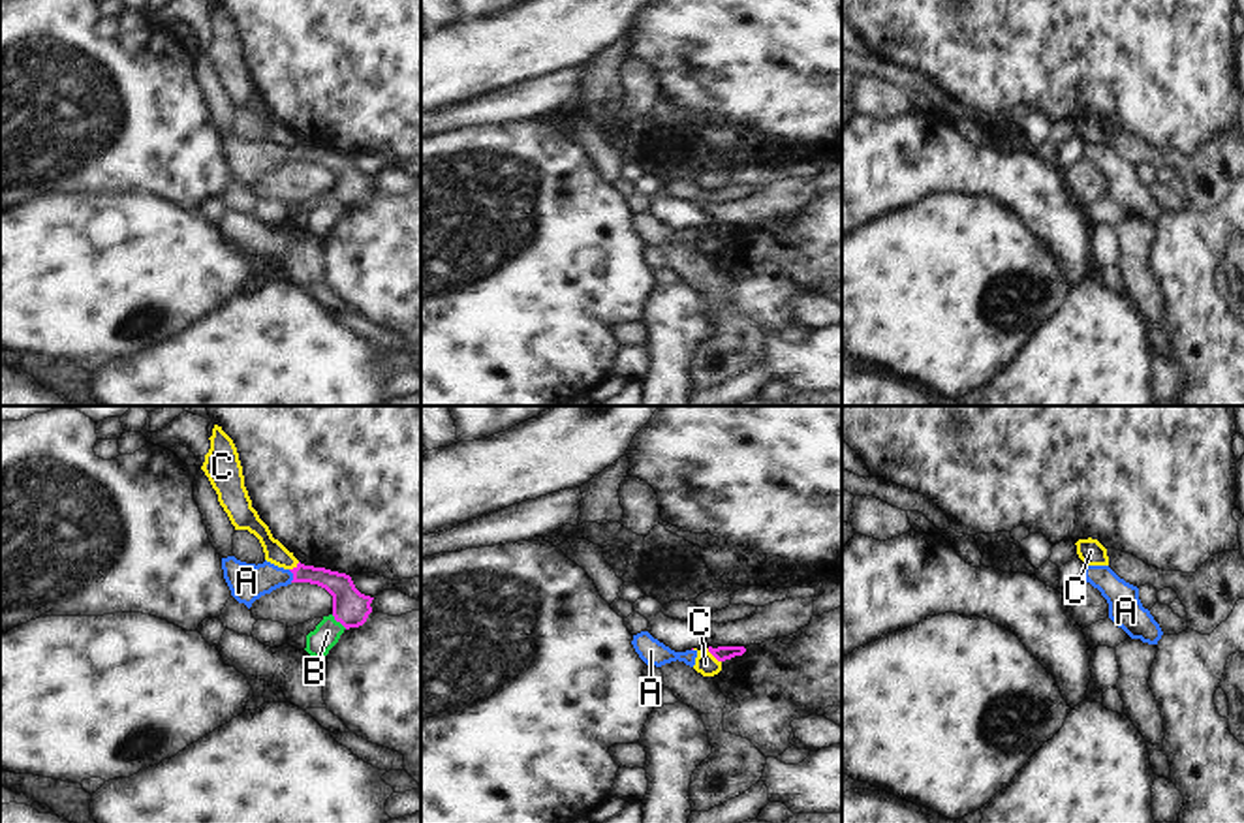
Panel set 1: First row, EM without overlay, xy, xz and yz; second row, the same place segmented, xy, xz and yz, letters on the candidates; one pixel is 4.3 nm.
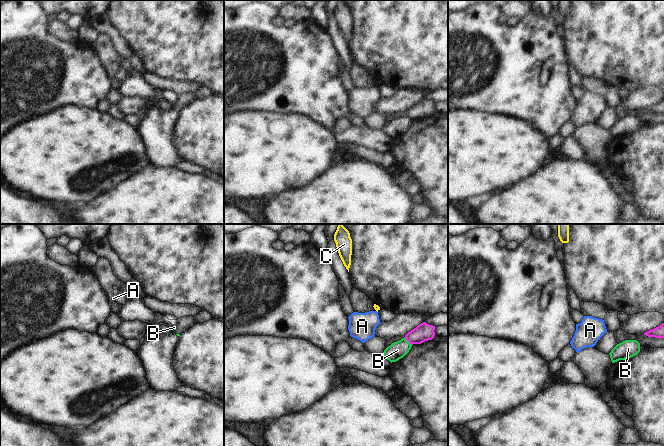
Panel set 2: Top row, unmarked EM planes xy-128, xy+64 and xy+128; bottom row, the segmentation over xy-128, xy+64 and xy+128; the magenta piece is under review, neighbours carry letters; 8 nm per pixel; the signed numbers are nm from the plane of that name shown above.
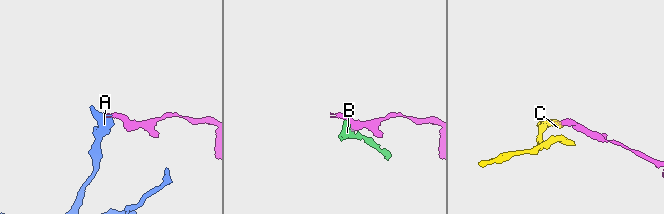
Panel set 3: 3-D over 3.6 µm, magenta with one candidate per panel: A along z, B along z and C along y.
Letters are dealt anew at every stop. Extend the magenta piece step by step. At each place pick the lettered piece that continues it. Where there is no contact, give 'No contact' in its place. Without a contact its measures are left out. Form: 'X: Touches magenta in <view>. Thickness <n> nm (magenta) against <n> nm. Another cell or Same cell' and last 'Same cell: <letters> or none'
A: Touches magenta in xy. Thickness 130 nm (magenta) against 160 nm. Same cell
B: Touches magenta in xy. Thickness 160 nm (magenta) against 110 nm. Another cell
C: Touches magenta in xz. Thickness 60 nm (magenta) against 90 nm. Another cell
Same cell: A.

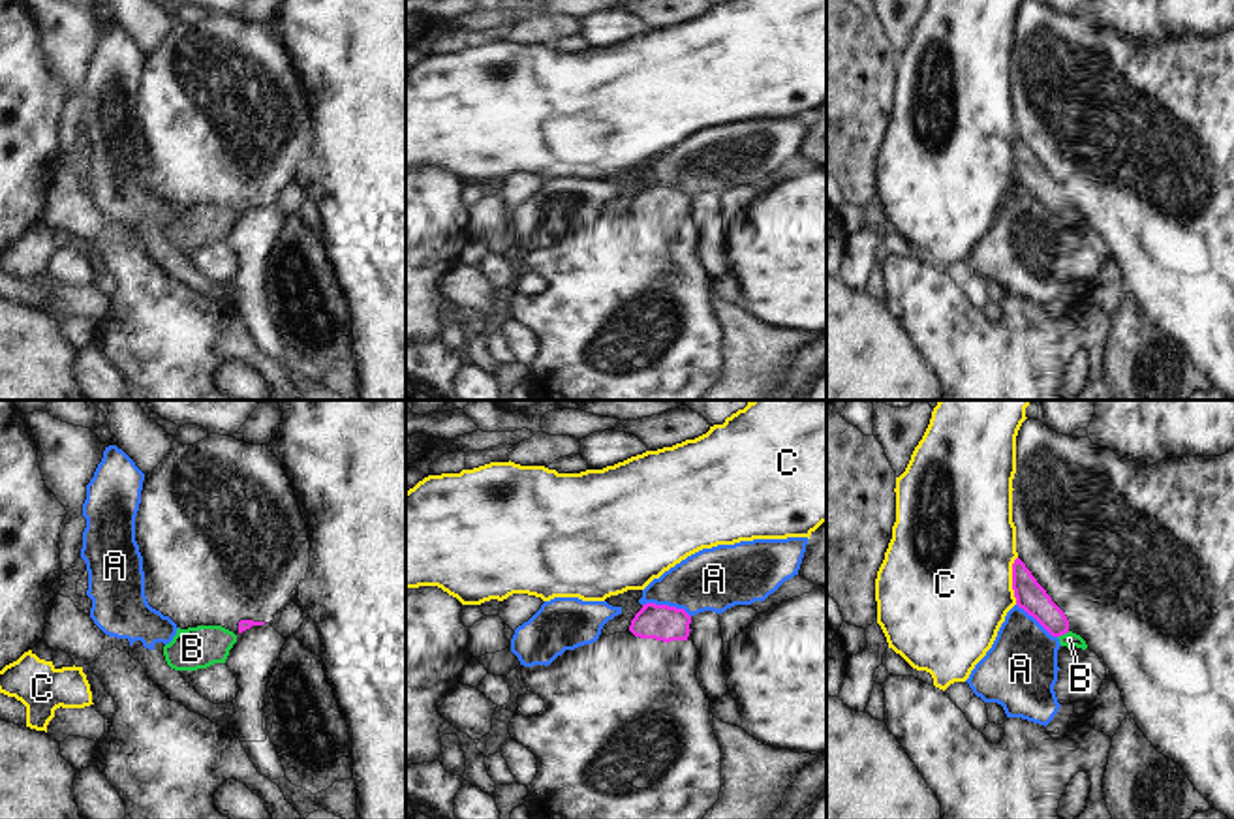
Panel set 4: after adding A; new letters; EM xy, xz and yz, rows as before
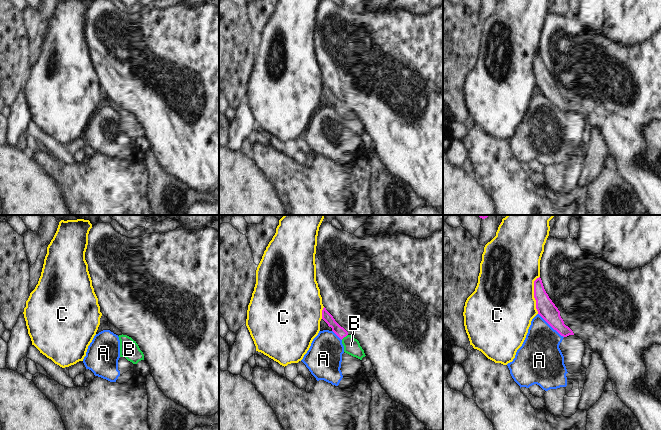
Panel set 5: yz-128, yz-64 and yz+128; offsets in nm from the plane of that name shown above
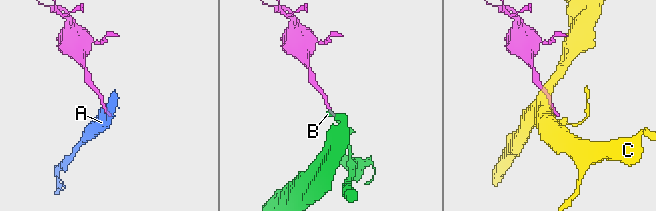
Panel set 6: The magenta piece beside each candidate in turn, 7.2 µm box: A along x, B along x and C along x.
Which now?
A: Touches magenta in xz. Thickness 160 nm (magenta) against 280 nm. Another cell
B: Touches magenta in yz. Thickness 130 nm (magenta) against 70 nm. Same cell
C: Touches magenta in yz. Thickness 130 nm (magenta) against 500 nm. Another cell
Same cell: B.

